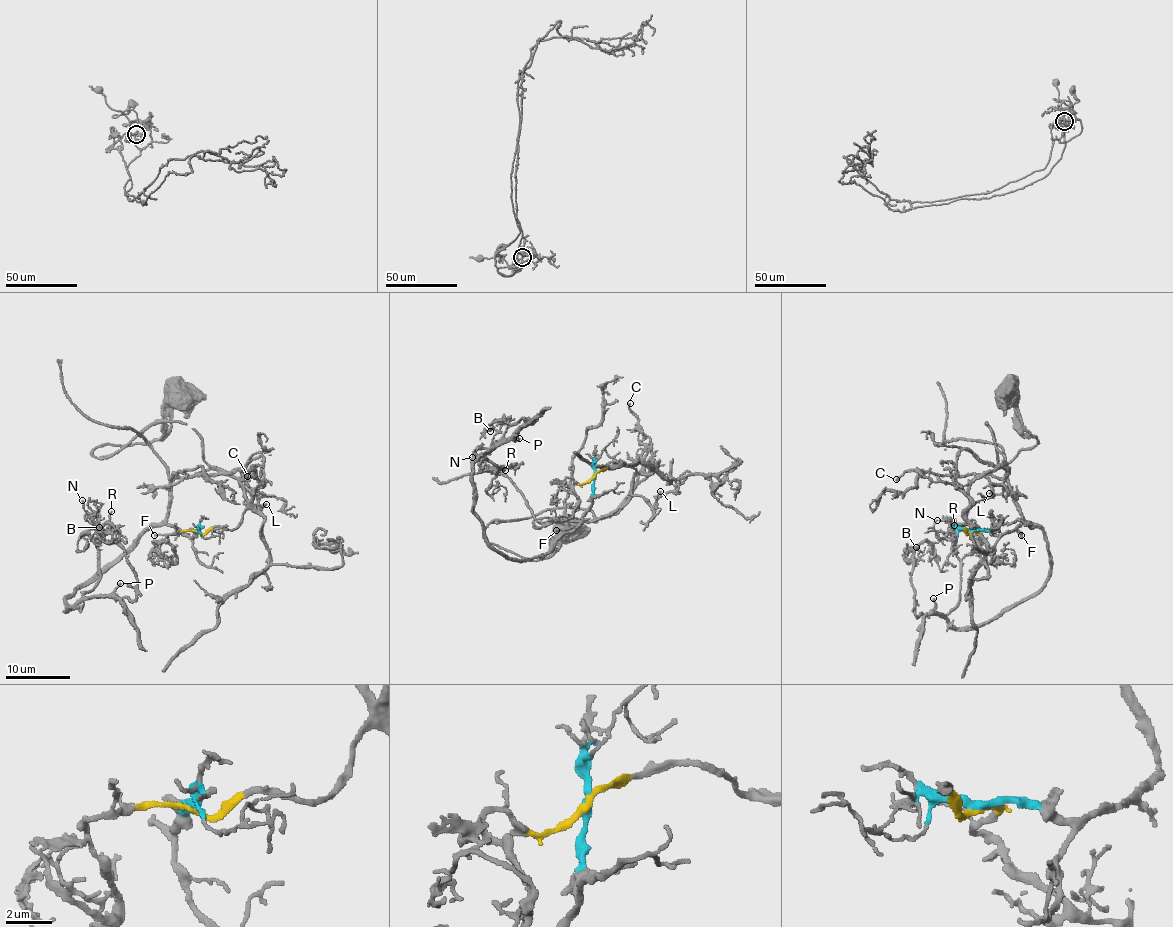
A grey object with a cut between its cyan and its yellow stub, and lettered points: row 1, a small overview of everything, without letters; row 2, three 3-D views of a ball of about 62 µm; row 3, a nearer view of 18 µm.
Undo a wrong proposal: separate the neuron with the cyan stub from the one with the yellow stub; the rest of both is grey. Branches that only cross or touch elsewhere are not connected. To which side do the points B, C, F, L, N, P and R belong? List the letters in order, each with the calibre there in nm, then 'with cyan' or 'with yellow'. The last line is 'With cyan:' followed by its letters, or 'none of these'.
B: 120 nm thick; with cyan
C: 200 nm thick; with yellow
F: 130 nm thick; with cyan
L: 130 nm thick; with yellow
N: 140 nm thick; with cyan
P: 180 nm thick; with cyan
R: 150 nm thick; with cyan
With cyan: B, F, N, P, R

